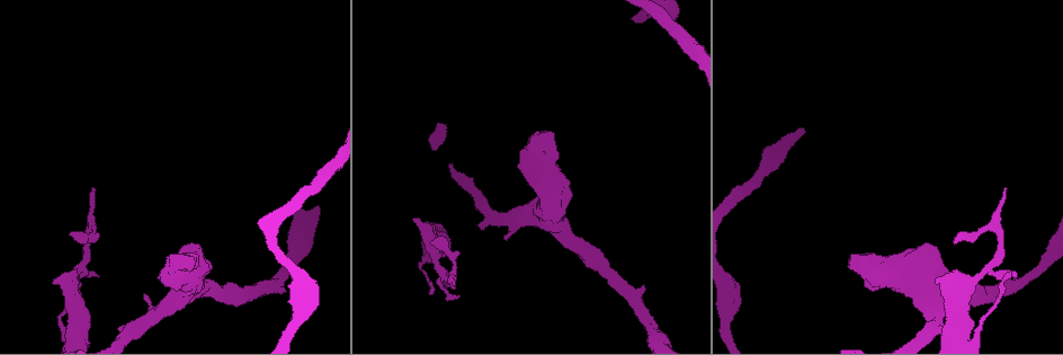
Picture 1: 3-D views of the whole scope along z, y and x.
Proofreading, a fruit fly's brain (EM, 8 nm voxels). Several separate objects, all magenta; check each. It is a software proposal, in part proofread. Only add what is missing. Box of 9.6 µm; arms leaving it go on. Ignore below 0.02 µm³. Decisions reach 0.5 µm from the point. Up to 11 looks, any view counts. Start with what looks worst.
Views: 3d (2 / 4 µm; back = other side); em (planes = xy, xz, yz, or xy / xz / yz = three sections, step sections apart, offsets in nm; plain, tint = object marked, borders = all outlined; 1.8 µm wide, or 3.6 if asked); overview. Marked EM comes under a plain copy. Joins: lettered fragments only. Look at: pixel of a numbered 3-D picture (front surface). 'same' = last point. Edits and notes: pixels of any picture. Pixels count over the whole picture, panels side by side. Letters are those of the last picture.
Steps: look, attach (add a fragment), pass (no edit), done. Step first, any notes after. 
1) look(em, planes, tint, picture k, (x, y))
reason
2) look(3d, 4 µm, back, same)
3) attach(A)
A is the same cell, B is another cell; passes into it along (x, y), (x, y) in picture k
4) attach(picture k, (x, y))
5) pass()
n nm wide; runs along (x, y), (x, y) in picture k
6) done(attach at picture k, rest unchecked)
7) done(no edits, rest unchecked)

look(3d, 2 µm, back, picture 1, (1006, 189))
thin end

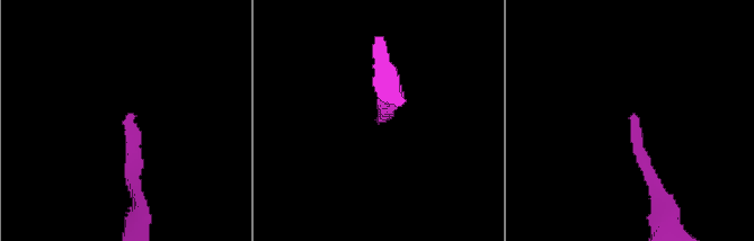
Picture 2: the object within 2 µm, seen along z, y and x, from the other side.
look(em, 3.6 µm, planes, borders, picture 2, (128, 113))
shape alone is not enough

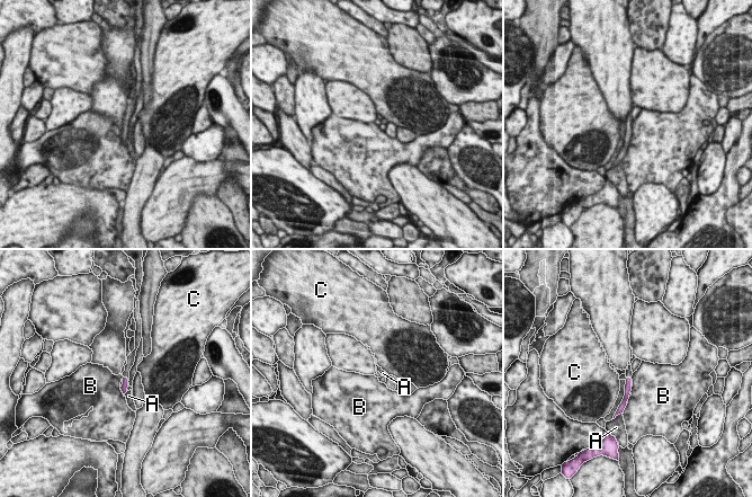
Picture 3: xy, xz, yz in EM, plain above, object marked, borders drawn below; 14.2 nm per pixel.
pass()
A, B and C are other cells; no lettered fragment goes on from it

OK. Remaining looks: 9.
look(em, 3.6 µm, yz, step 4, tint, picture 1, (70, 232))
branch stops here

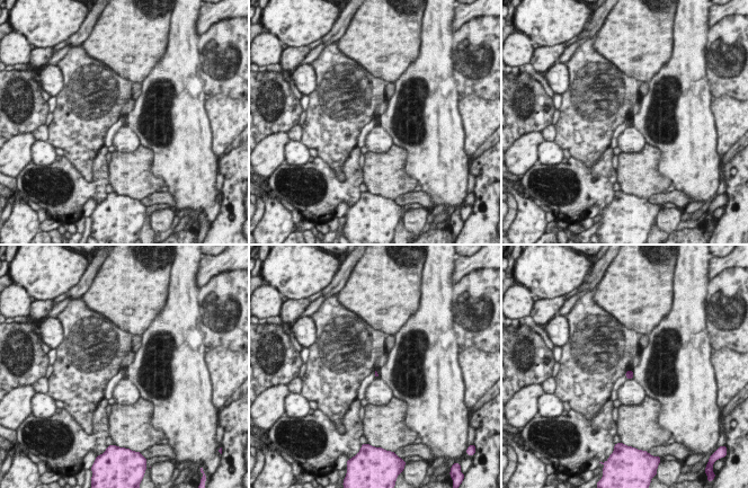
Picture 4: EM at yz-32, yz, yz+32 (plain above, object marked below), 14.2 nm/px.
look(em, 3.6 µm, planes, borders, same)
cut it another way

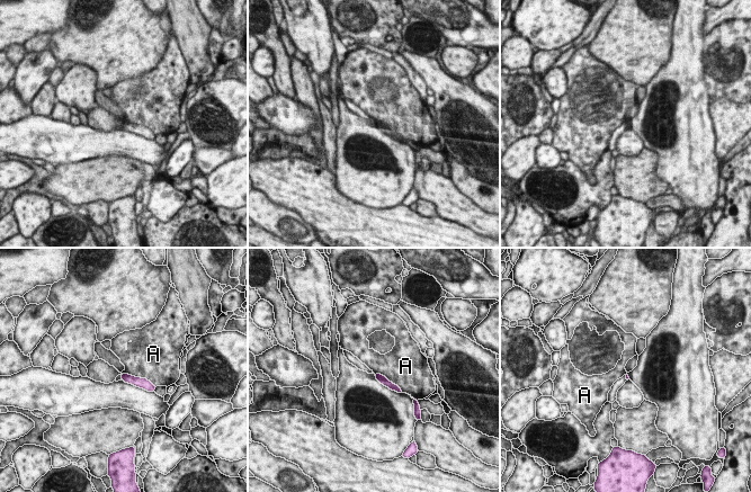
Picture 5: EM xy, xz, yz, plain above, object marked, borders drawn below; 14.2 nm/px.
pass()
A is another cell; border along (122, 373), (145, 377), (155, 386) in picture 5; none of them fits

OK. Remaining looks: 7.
look(em, xz, step 16, borders, picture 1, (504, 239))
free end

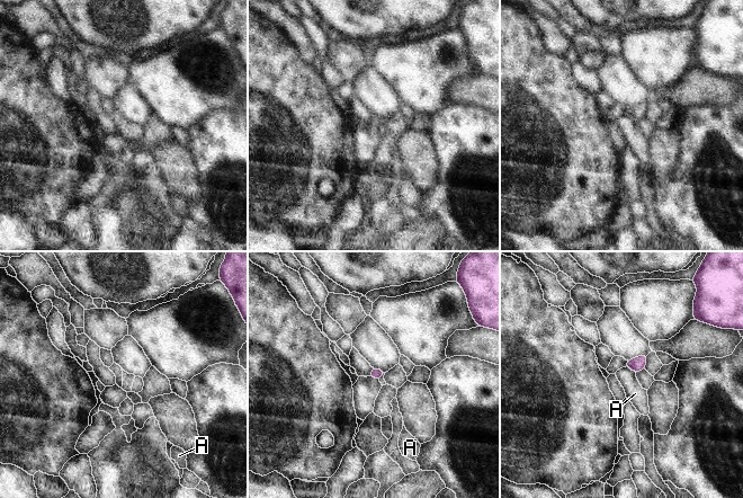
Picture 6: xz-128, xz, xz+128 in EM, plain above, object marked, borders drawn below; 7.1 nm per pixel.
look(em, planes, borders, same)
another direction

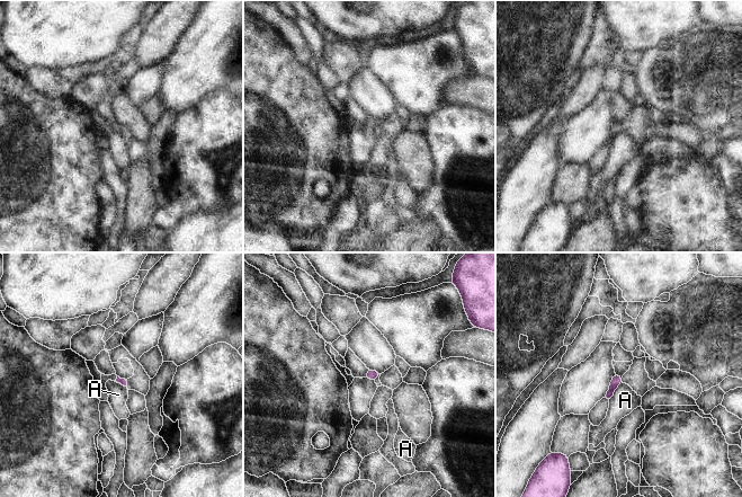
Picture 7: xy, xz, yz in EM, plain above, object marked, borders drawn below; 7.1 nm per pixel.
pass()
A is another cell; border along (622, 382), (609, 399) in picture 7; none of them fits

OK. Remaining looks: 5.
look(em, 3.6 µm, xz, step 4, tint, picture 1, (177, 272))

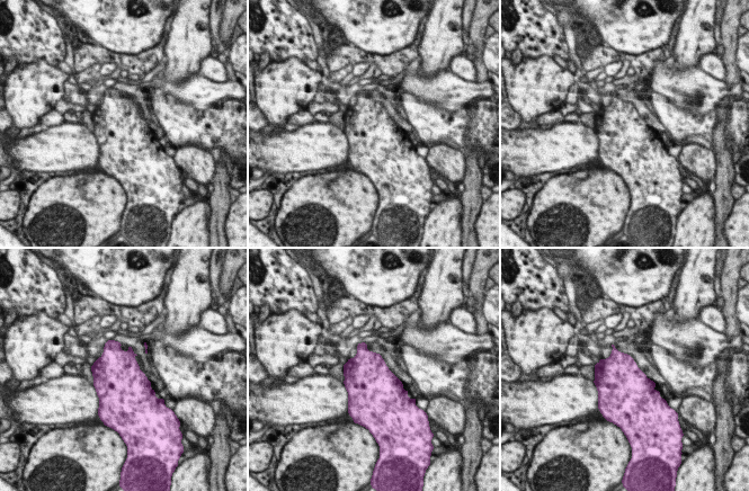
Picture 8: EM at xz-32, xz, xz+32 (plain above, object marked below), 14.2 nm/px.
look(em, 3.6 µm, planes, borders, same)

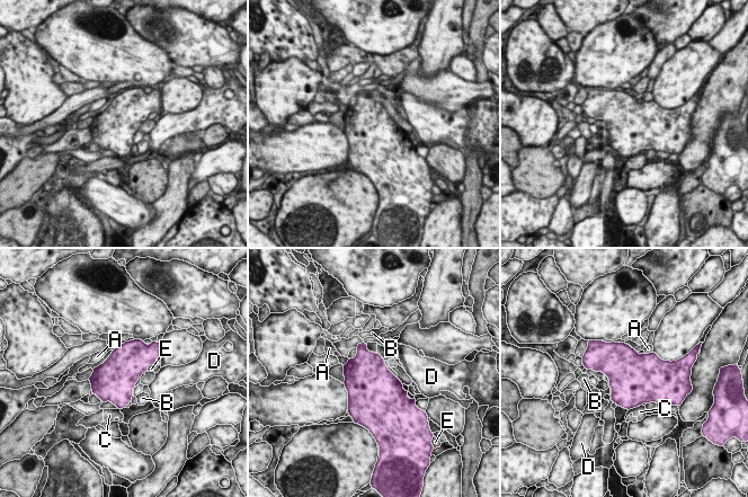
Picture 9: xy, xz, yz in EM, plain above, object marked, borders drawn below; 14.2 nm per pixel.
pass()
600 nm wide; A, B, C, D and E are other cells; none of them fits

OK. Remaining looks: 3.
done(no edits, rest unchecked)

